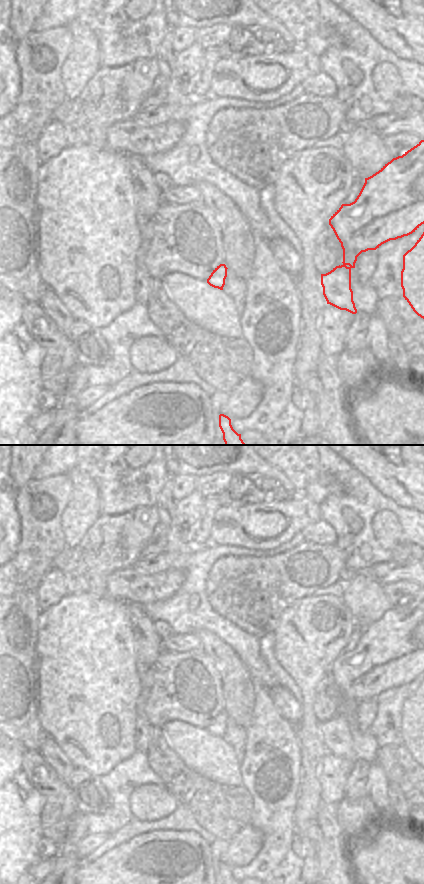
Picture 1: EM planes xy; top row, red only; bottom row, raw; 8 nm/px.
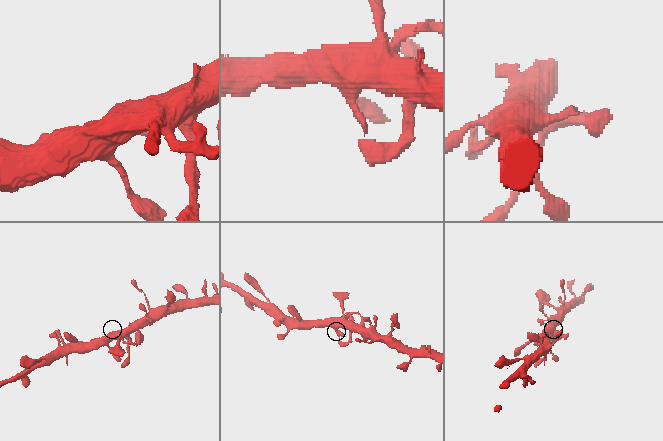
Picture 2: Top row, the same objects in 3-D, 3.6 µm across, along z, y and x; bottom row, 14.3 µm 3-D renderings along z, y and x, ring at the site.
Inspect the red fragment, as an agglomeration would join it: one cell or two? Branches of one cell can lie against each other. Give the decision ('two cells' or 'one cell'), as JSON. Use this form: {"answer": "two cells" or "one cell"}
{"answer": "one cell"}

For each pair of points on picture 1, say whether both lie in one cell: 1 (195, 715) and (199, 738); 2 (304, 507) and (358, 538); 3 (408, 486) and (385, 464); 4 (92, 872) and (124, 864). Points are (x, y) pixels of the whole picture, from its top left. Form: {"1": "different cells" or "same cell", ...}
{"1": "different cells", "2": "different cells", "3": "same cell", "4": "same cell"}

